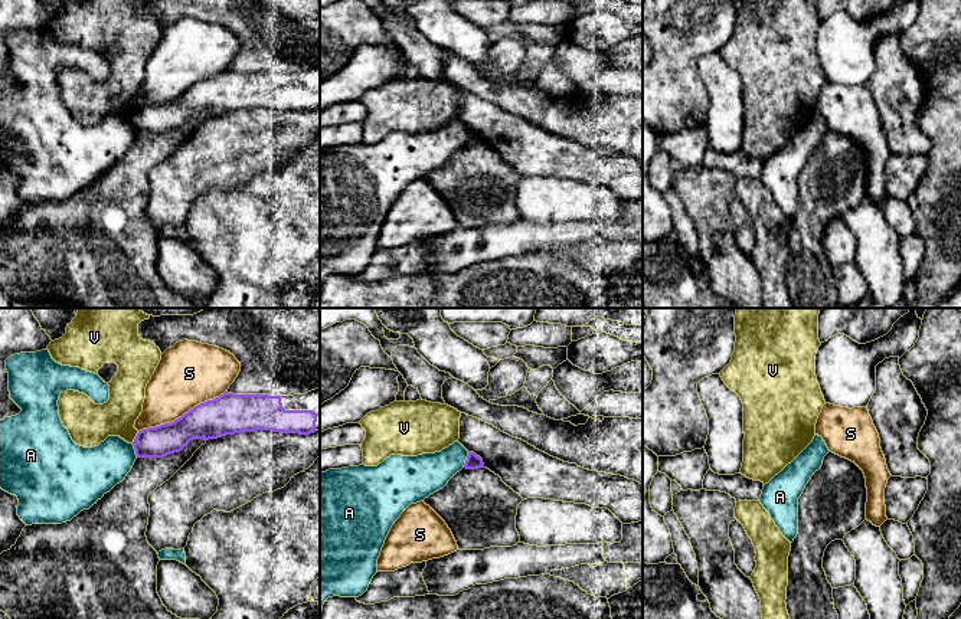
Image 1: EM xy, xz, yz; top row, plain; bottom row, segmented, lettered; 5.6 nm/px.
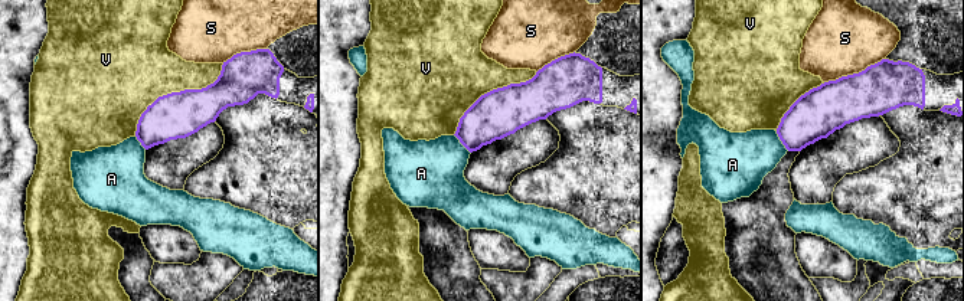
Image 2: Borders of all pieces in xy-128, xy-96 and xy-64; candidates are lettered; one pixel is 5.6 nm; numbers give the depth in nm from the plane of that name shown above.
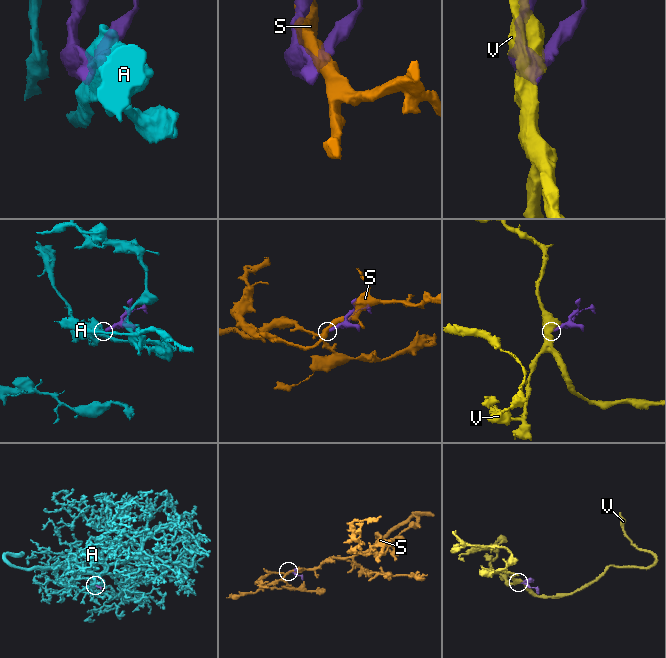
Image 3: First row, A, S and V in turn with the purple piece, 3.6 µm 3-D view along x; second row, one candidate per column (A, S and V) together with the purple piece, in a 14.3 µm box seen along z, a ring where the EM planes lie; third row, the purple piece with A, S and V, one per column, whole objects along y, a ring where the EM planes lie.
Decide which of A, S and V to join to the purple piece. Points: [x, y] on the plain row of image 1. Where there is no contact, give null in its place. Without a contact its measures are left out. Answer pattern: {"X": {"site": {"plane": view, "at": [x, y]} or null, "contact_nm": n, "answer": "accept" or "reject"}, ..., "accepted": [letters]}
{"A": {"site": {"plane": "xz", "at": [467, 137]}, "contact_nm": 90, "answer": "reject"}, "S": {"site": {"plane": "xy", "at": [183, 92]}, "contact_nm": 550, "answer": "reject"}, "V": {"site": {"plane": "xy", "at": [136, 115]}, "contact_nm": 80, "answer": "reject"}, "accepted": []}

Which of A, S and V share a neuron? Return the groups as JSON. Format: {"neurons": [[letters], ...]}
{"neurons": [["A"], ["S"], ["V"]]}

